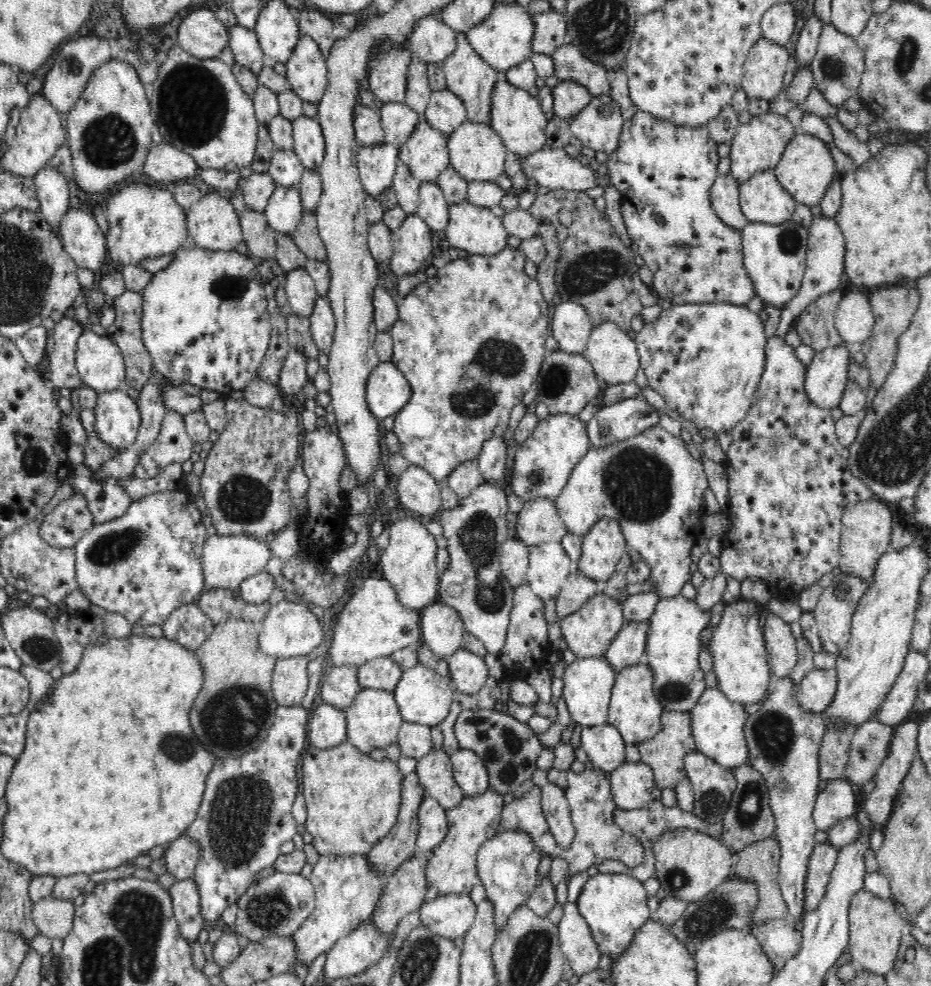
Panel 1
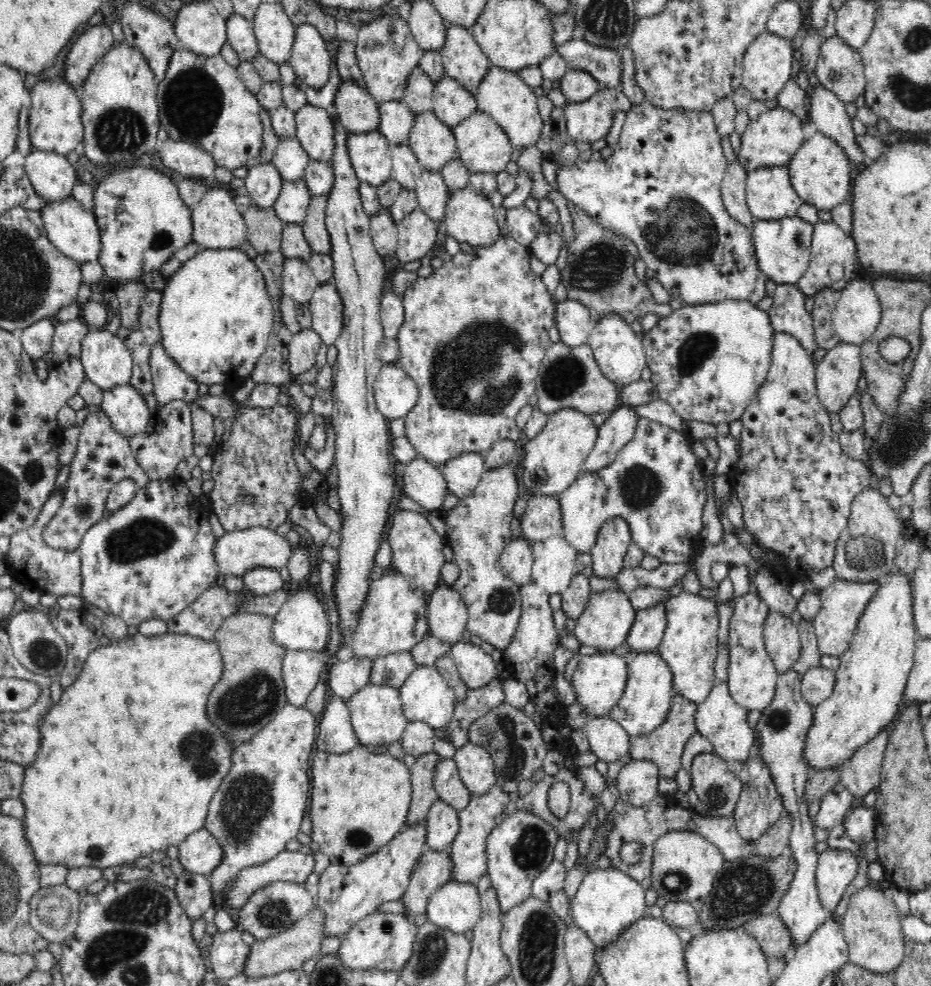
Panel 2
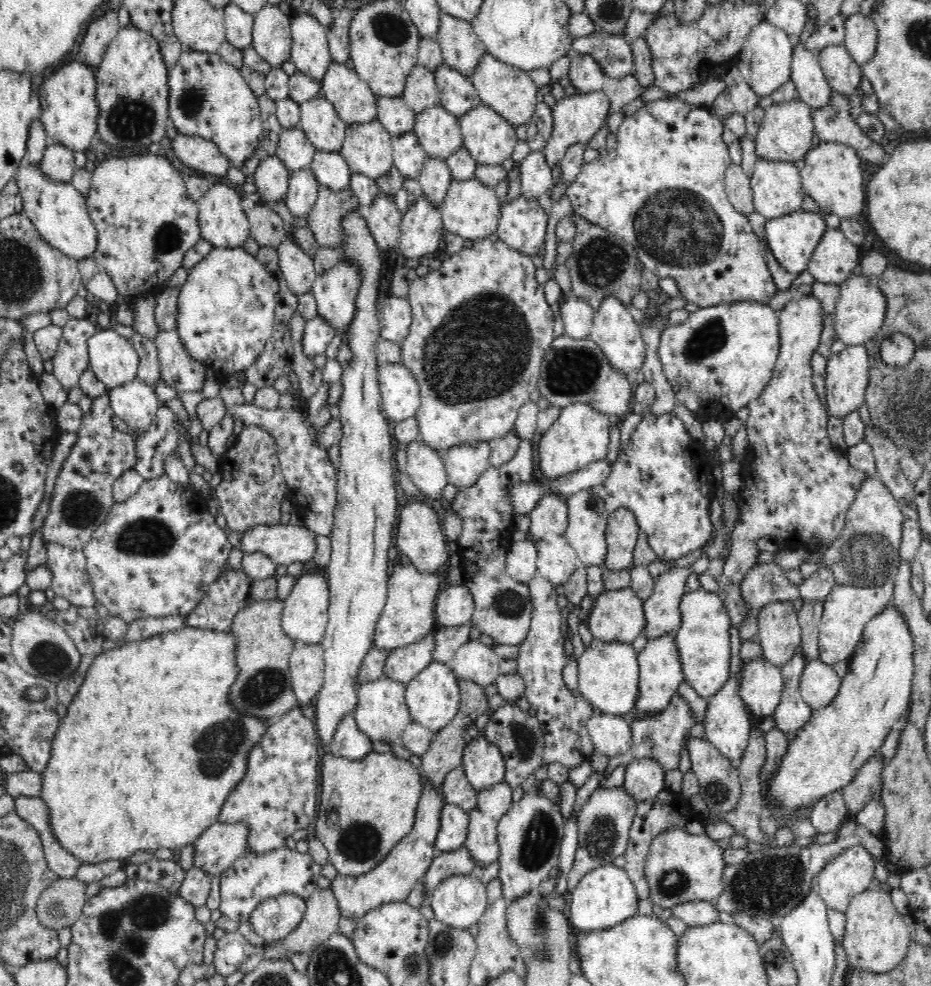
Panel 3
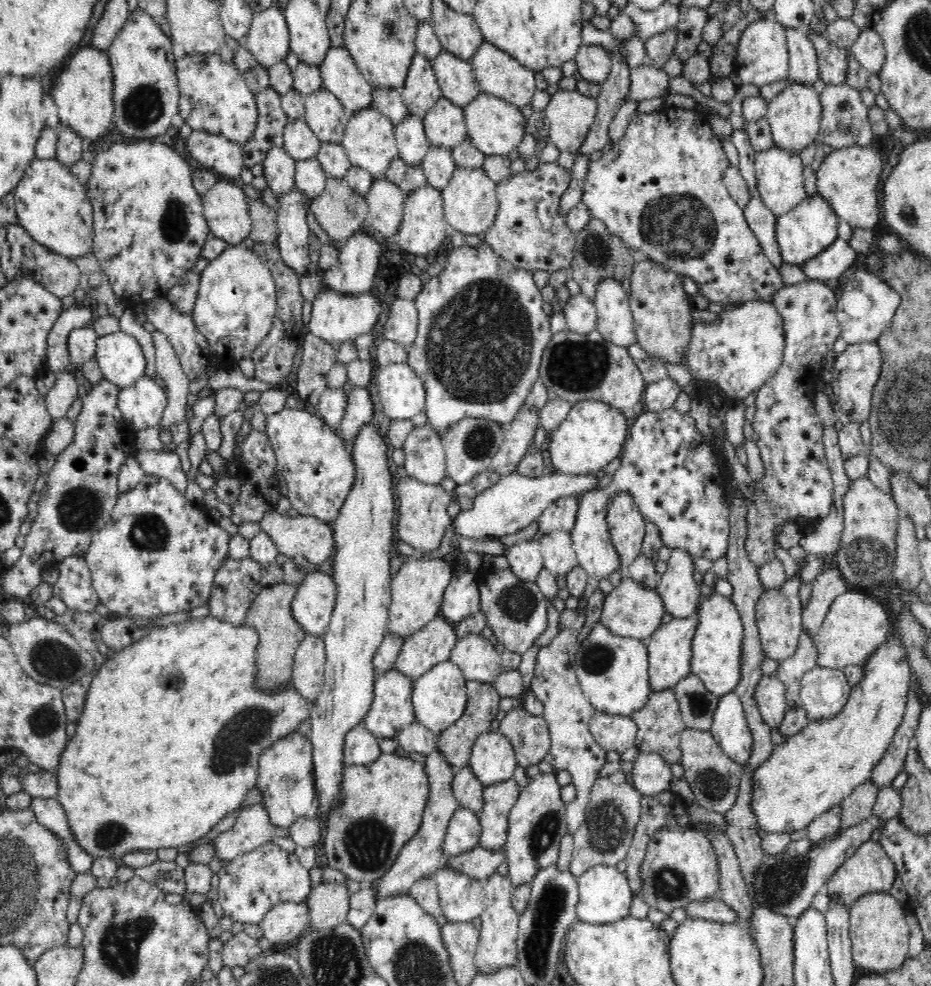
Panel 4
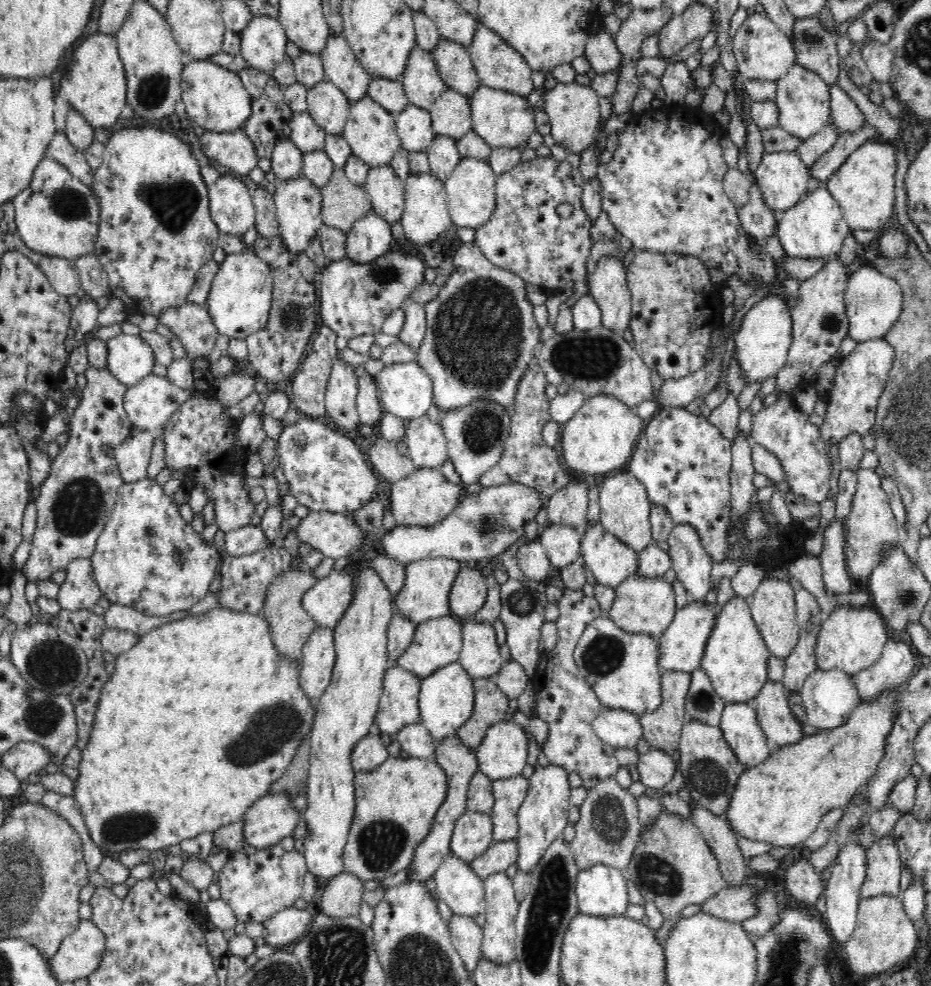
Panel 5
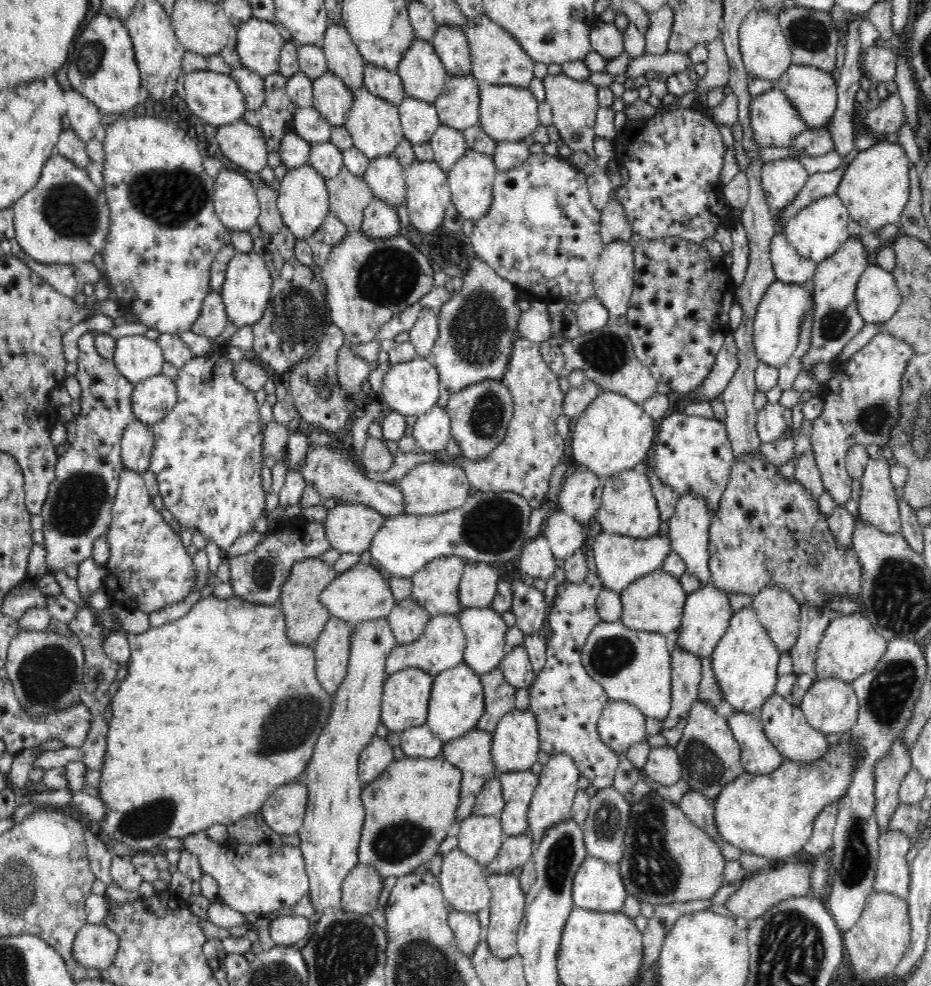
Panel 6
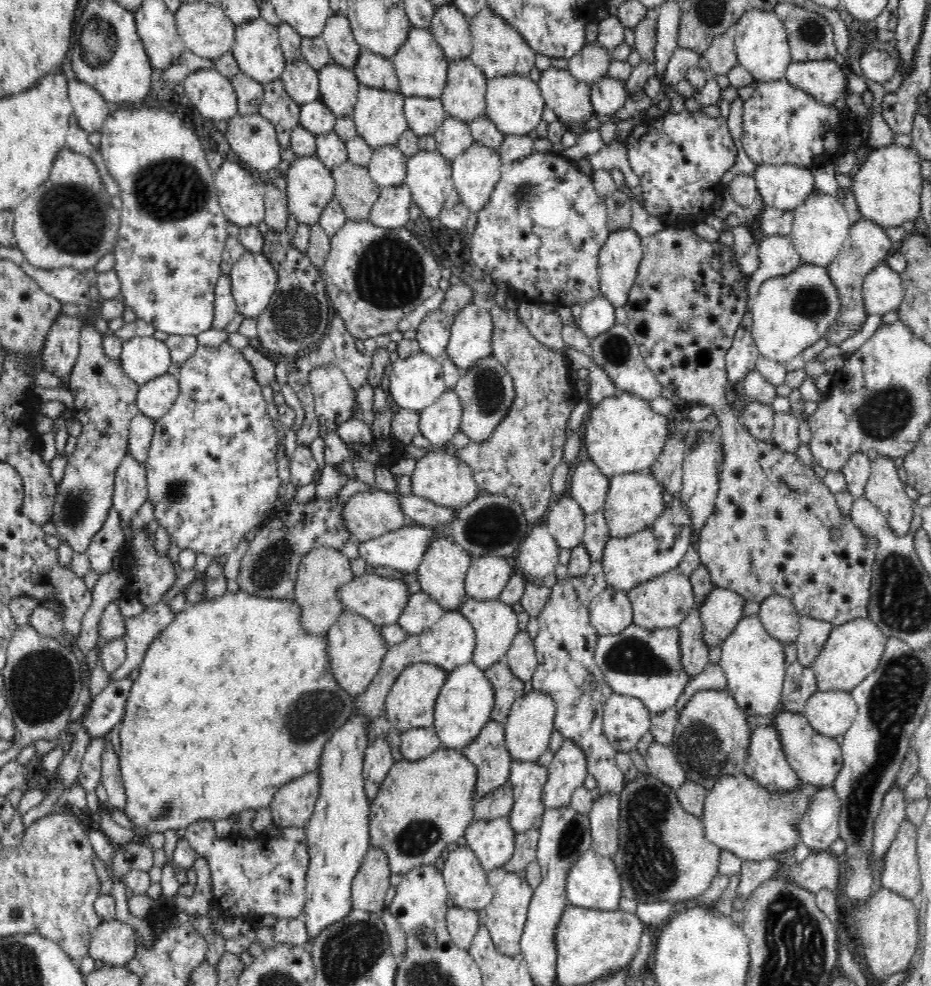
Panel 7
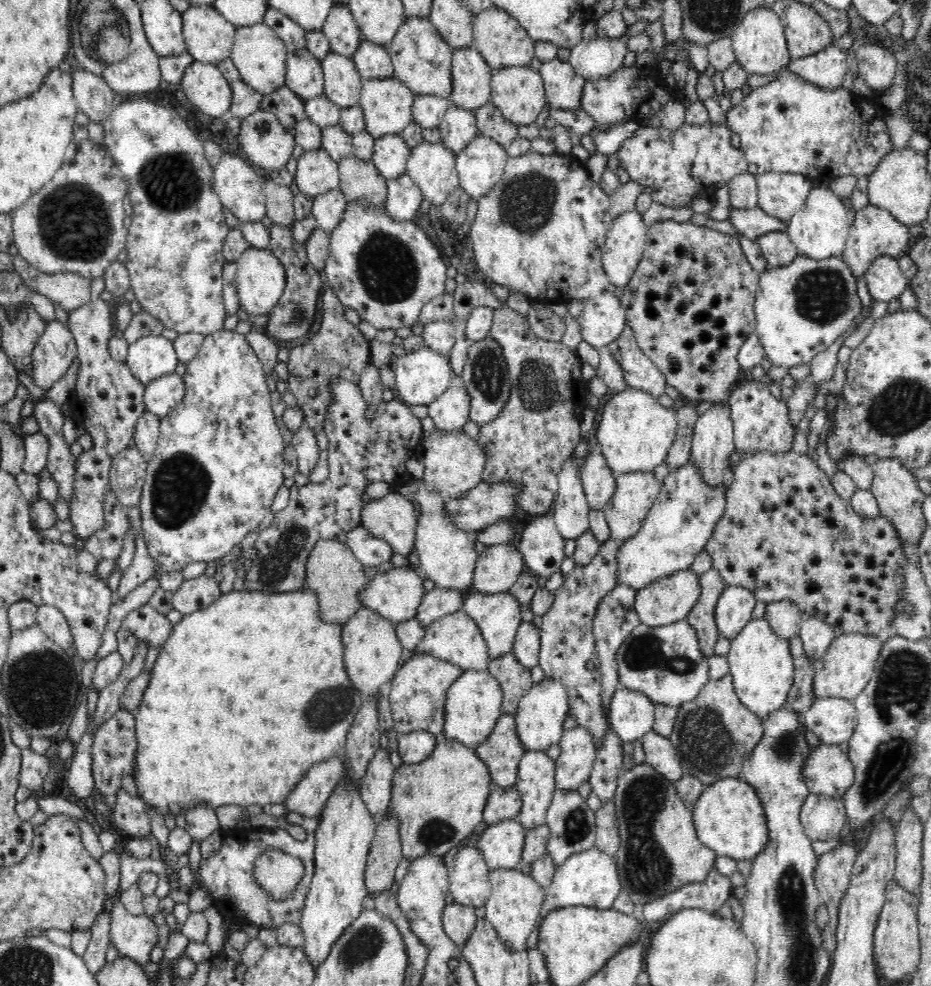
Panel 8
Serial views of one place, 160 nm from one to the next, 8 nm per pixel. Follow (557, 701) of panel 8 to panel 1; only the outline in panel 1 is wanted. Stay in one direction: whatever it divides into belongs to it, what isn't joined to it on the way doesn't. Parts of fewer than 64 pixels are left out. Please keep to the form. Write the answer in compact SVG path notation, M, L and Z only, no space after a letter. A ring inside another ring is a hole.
M460 748L451 754L453 776L466 797L484 793L490 788L488 769L476 752Z

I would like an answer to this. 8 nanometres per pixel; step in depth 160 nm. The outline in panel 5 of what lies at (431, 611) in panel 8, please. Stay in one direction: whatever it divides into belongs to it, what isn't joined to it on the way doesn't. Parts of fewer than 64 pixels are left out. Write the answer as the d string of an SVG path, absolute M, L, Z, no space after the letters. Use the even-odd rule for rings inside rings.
M394 612L387 628L387 648L390 664L396 664L397 659L413 642L416 625L408 621L408 616Z

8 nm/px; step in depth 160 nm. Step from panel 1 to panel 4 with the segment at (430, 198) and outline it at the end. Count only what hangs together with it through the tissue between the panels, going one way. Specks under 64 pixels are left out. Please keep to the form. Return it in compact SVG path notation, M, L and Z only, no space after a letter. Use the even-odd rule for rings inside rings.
M430 145L421 162L427 184L438 190L448 186L453 173L457 170L451 149Z

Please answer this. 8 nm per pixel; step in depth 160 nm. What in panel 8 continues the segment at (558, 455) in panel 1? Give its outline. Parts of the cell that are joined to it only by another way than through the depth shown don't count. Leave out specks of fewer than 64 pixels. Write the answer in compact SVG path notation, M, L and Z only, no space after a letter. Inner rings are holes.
M628 387L604 400L599 408L601 414L596 440L600 442L604 460L614 474L650 472L665 462L668 450L676 438L675 407L666 408L648 392Z

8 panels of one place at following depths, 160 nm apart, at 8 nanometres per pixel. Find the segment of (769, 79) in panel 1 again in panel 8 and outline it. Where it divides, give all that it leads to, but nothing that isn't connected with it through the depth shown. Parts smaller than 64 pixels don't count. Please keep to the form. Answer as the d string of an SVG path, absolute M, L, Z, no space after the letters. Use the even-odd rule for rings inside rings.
M760 7L750 10L730 38L733 41L736 61L749 76L780 73L790 64L791 57L783 22L771 8Z

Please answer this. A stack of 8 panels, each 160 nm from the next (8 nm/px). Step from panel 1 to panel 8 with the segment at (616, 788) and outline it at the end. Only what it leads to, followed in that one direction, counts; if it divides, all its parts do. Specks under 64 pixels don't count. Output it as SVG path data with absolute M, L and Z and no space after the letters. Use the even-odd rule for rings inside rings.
M648 731L641 738L645 752L645 762L654 770L675 783L683 775L678 750L670 738L662 737L656 731Z

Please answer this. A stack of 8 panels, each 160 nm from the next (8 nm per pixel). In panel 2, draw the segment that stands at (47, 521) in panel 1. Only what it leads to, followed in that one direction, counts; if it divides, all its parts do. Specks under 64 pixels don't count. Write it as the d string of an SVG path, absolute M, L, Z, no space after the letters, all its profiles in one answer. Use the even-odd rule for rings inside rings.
M105 413L88 414L78 437L77 450L71 462L71 471L62 492L62 502L56 516L44 526L43 540L55 550L77 551L84 534L103 520L106 514L108 492L113 485L124 479L134 479L143 489L151 480L144 473L129 445L129 438L116 432Z

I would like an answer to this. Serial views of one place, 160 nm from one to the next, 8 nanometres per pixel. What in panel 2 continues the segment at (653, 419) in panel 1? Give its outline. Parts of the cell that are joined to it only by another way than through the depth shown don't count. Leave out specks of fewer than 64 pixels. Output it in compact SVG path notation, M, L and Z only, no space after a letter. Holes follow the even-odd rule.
M621 405L611 413L610 417L598 426L598 438L580 474L596 472L596 470L602 470L604 466L610 466L624 445L627 445L634 437L640 418L634 413L634 409Z

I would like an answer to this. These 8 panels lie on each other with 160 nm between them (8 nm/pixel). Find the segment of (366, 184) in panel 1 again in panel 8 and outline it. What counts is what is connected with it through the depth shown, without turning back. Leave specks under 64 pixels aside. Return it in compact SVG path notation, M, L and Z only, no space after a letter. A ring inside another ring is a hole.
M393 76L384 80L366 80L359 106L364 112L365 130L374 137L399 134L412 121L415 95Z

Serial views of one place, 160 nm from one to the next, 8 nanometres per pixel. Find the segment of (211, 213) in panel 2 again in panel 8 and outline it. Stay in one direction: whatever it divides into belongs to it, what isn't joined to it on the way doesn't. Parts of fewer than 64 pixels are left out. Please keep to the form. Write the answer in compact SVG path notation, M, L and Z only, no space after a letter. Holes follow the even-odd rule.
M223 154L213 165L213 189L224 208L228 208L239 223L258 222L267 215L266 200L263 191L264 181L254 172L254 167L234 154Z

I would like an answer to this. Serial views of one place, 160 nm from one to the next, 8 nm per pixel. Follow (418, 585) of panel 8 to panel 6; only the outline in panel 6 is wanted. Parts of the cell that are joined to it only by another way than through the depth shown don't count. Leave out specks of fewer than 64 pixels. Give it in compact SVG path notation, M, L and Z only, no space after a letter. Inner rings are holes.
M360 562L347 572L338 574L337 578L320 594L320 602L328 607L330 616L351 624L374 620L374 618L387 618L390 610L396 605L396 599L385 574Z

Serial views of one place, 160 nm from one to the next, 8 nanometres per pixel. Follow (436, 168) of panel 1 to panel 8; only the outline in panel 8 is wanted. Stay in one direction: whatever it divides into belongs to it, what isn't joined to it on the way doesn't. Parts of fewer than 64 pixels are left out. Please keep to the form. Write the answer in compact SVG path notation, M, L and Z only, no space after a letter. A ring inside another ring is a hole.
M473 46L454 51L451 61L453 87L450 104L475 112L491 103L492 72Z

